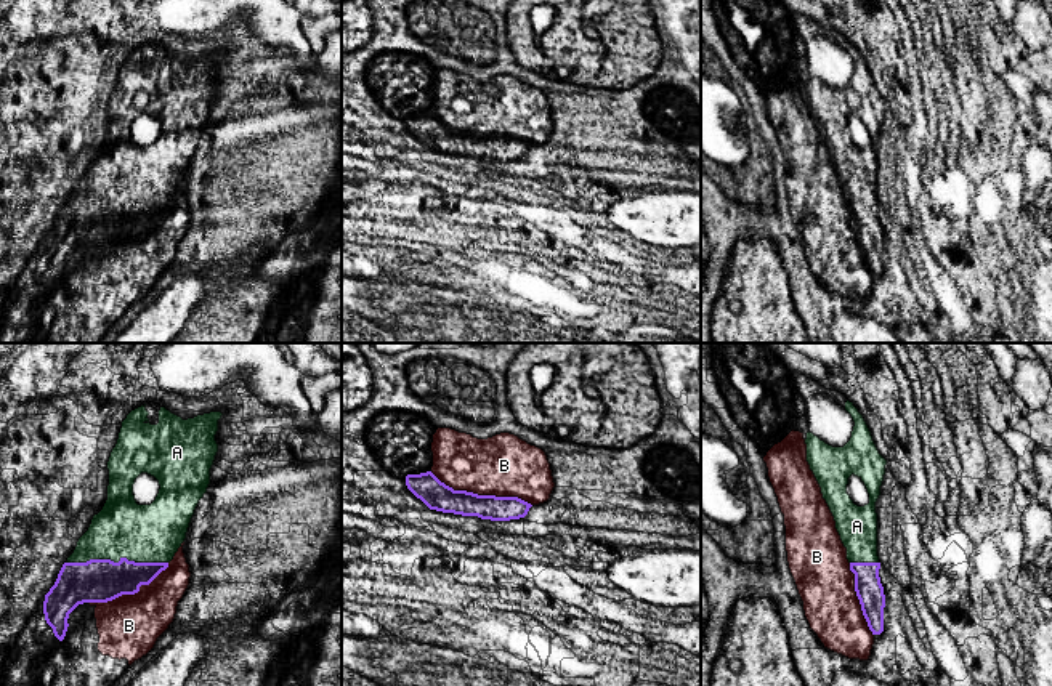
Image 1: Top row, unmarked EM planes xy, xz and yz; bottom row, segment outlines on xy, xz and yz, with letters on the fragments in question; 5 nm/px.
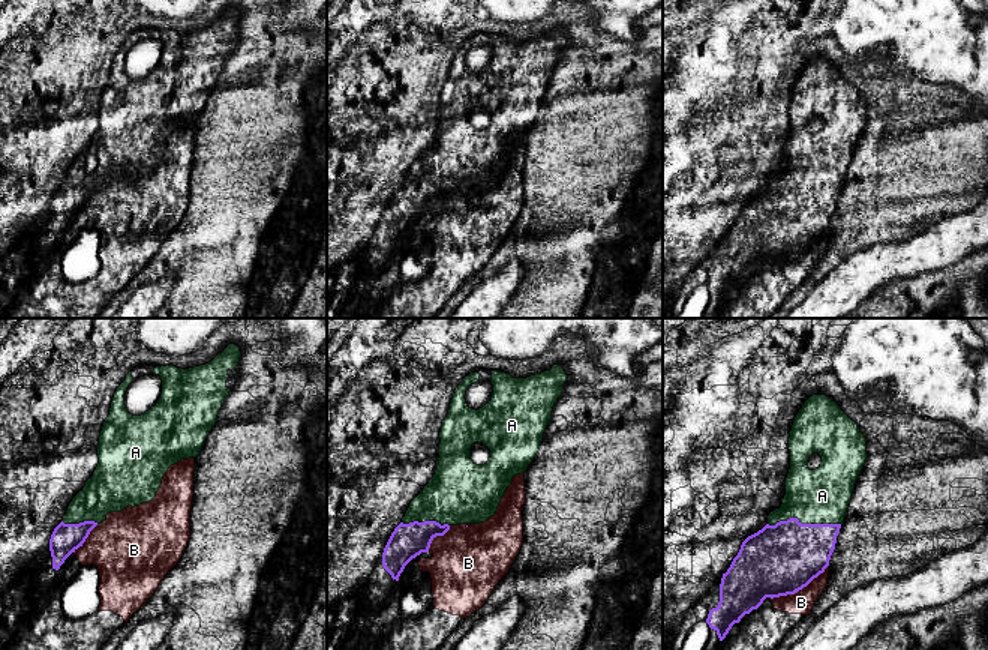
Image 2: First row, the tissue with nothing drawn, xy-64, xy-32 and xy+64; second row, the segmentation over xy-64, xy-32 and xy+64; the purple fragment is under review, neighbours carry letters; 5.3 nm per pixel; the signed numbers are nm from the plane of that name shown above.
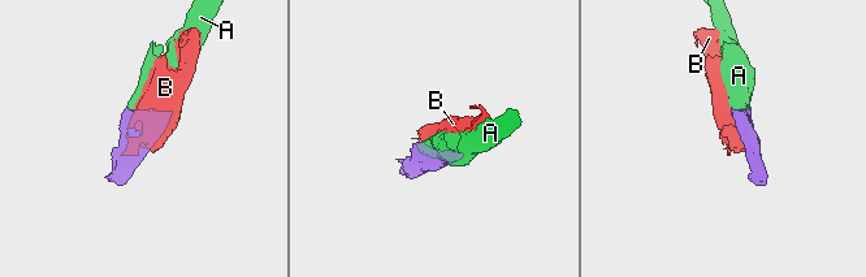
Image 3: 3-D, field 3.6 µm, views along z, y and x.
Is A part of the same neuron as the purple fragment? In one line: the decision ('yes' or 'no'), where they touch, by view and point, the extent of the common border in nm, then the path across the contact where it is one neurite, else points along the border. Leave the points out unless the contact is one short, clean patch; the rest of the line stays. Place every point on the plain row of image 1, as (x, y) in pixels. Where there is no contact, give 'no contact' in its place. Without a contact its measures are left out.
yes; meets purple in xy at (116, 204); contact 500 nm long

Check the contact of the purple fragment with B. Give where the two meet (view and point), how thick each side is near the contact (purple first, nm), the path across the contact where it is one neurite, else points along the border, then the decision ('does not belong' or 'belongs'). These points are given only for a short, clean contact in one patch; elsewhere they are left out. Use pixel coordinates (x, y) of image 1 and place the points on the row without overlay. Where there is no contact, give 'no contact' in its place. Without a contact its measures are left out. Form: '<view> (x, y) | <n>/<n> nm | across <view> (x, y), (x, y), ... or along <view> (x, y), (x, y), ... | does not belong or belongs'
xz (481, 137) | 140/320 nm | does not belong

